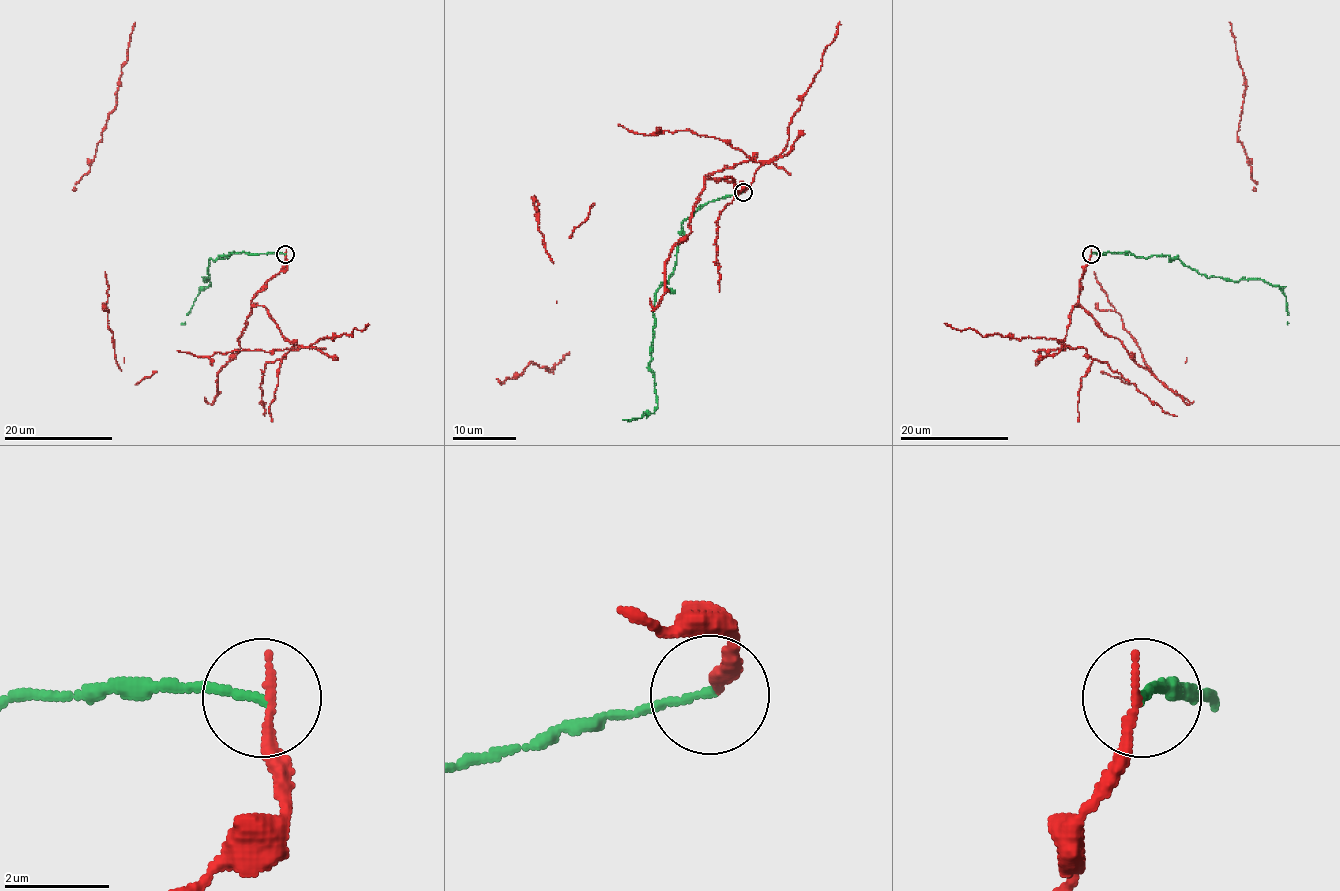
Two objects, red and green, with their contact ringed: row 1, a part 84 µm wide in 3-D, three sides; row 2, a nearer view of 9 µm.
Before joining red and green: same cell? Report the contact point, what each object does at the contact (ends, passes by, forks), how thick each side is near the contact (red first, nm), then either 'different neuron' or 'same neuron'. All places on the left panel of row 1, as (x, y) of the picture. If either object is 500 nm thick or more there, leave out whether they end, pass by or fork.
place (285, 254); red ends; green ends; calibres 200 and 150 nm; different neuron

